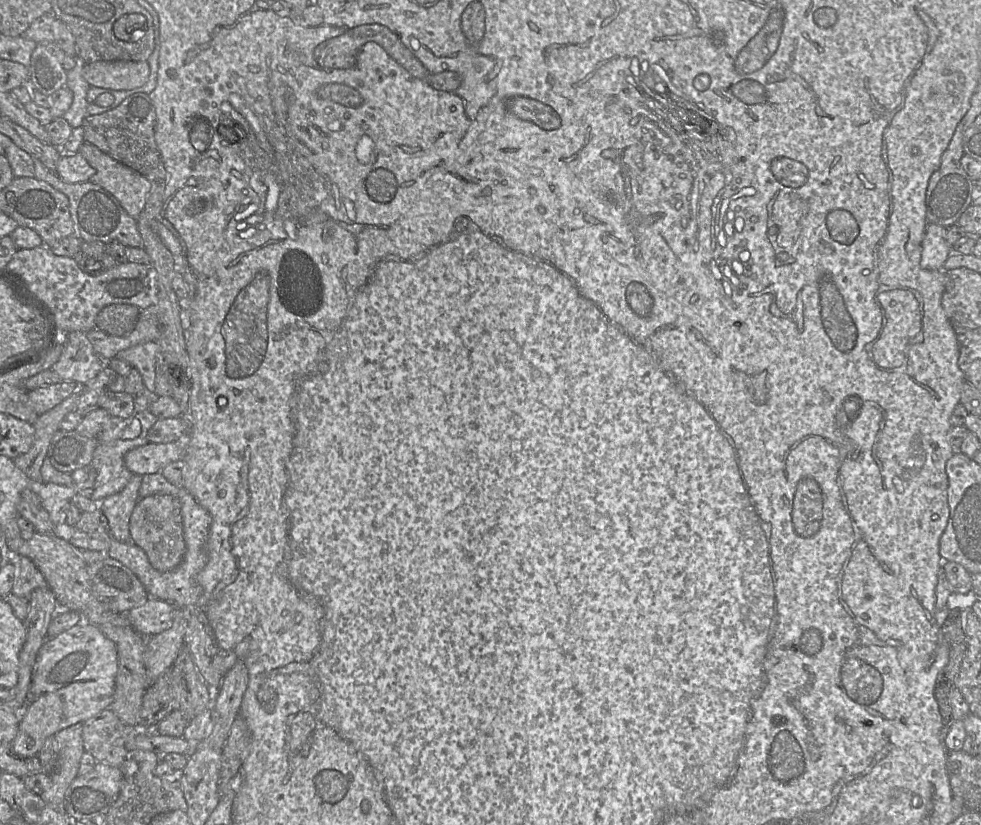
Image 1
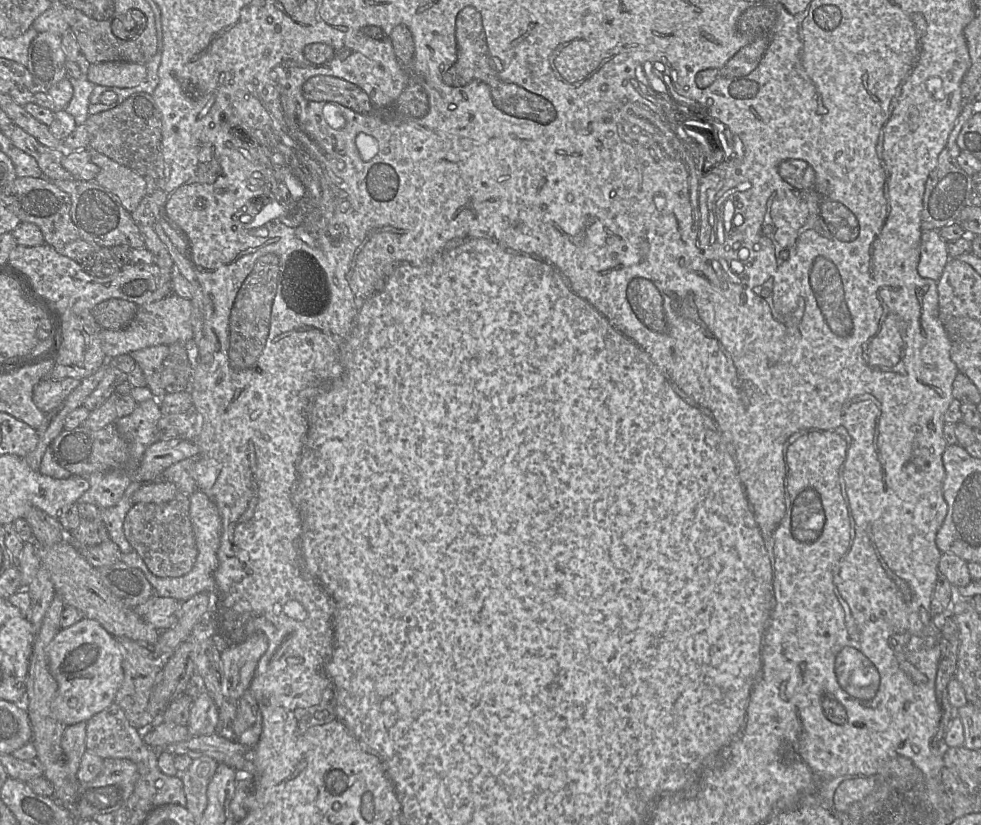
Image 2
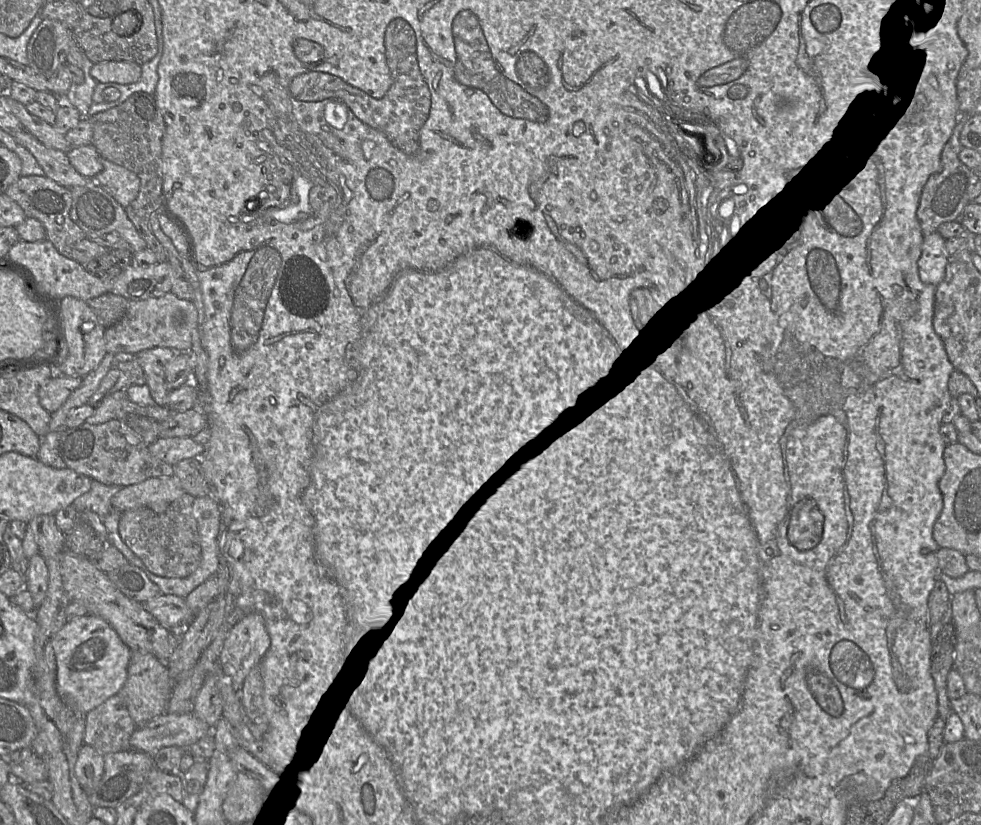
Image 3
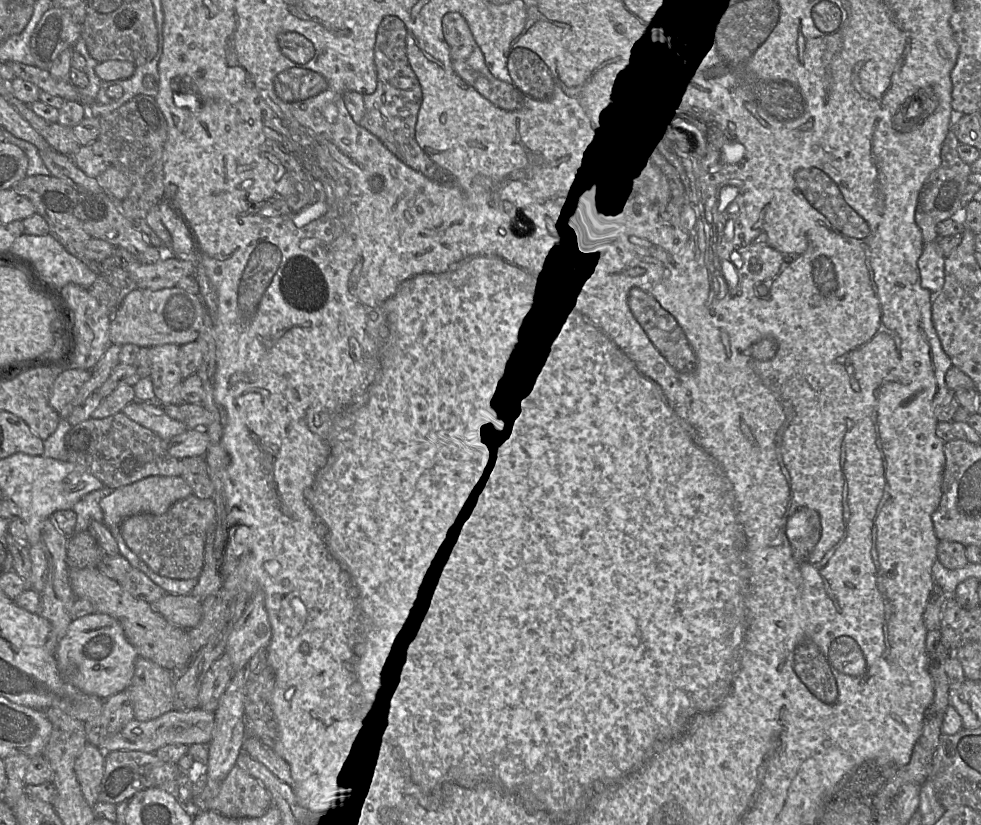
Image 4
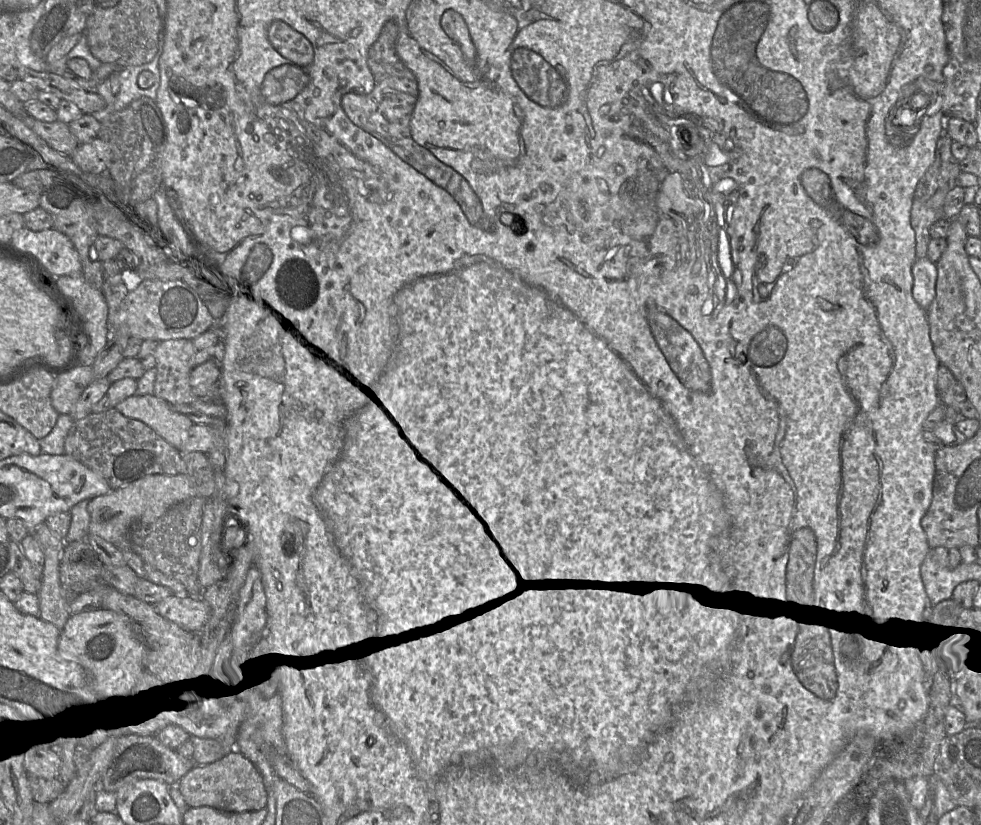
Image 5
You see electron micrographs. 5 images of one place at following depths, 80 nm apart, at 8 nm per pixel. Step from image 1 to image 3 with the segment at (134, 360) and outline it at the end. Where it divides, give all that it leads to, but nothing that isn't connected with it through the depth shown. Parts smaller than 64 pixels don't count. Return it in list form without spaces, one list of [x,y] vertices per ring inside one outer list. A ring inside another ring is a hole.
[[[154,347],[135,355],[145,373],[153,402],[160,406],[168,403],[169,390],[165,380],[165,366],[177,352],[168,347]]]

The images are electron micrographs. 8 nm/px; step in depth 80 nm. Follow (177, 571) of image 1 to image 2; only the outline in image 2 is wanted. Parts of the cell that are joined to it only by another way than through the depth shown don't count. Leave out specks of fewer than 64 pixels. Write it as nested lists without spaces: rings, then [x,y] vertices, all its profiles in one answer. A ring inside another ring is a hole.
[[[197,490],[189,496],[189,514],[192,522],[196,545],[197,558],[193,568],[180,577],[159,577],[154,575],[146,566],[143,559],[136,551],[122,553],[121,561],[129,566],[140,569],[149,583],[154,588],[154,595],[171,597],[179,602],[184,602],[201,592],[214,593],[216,591],[215,572],[218,568],[218,549],[221,537],[221,516],[216,504],[202,491]]]

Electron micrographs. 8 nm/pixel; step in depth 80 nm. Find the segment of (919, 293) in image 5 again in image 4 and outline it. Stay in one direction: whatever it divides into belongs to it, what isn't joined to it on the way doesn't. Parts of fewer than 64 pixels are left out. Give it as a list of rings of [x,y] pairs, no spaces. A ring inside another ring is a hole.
[[[937,240],[923,245],[917,261],[921,286],[931,293],[936,292],[944,281],[944,254]]]

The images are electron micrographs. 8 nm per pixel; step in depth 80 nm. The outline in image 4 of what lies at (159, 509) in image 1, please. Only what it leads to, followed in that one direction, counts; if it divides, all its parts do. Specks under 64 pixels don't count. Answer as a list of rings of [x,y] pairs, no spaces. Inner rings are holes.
[[[191,494],[178,500],[161,515],[139,513],[127,517],[119,526],[127,546],[155,573],[172,579],[198,578],[204,563],[205,519],[201,516],[201,499]]]

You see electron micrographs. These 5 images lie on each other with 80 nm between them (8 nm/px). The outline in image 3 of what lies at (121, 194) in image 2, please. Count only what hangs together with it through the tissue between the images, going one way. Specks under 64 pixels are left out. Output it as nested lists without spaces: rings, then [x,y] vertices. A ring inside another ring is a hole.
[[[100,158],[103,170],[93,179],[109,193],[123,208],[126,208],[138,195],[140,179],[132,171]]]

